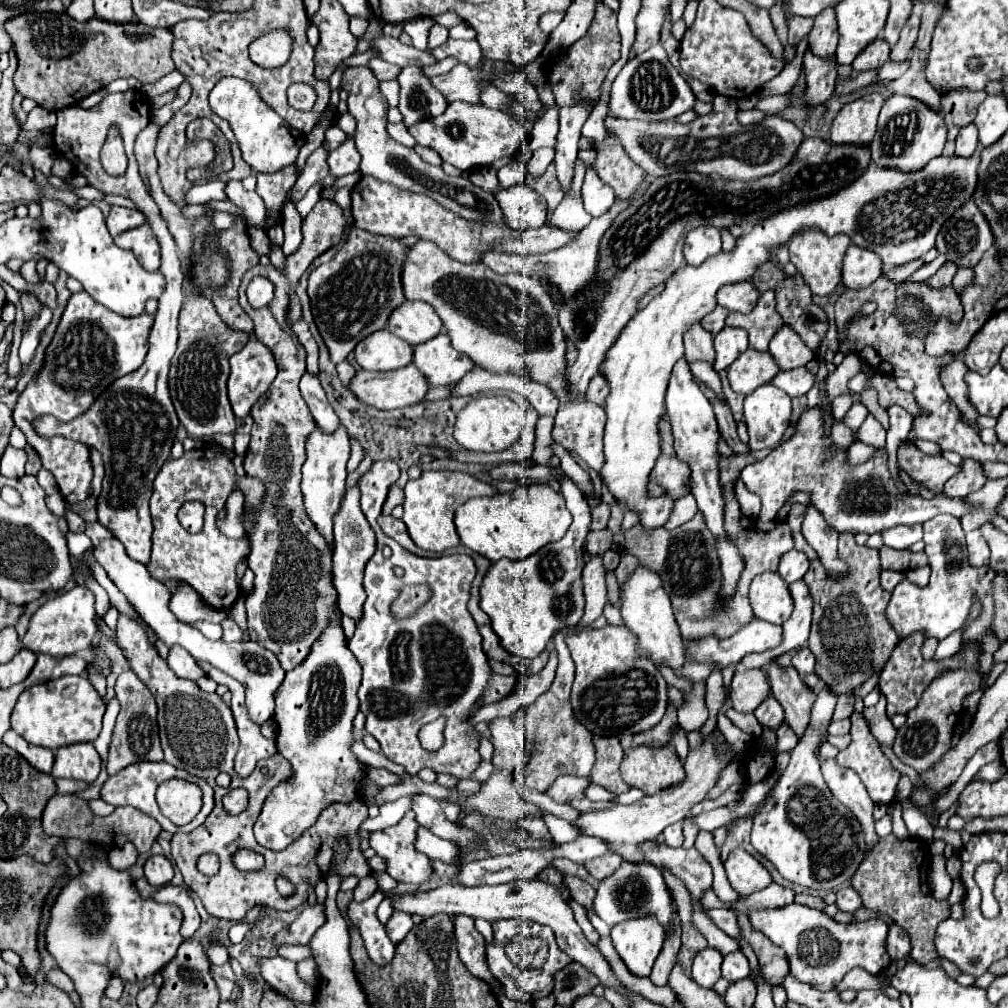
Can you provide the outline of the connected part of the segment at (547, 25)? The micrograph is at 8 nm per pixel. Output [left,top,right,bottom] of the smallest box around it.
[539,11,563,33]

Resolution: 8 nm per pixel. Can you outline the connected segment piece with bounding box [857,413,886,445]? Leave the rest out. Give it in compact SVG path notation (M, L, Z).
M869 413L858 430L857 440L870 445L870 434L886 434L886 430L875 417Z

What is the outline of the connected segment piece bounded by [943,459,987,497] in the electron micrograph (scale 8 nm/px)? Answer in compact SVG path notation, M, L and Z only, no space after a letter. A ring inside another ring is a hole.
M963 459L961 463L961 473L957 473L955 477L951 477L945 487L943 487L943 493L949 497L949 495L969 495L973 491L979 491L983 485L985 485L985 475L979 467L977 461L973 459Z

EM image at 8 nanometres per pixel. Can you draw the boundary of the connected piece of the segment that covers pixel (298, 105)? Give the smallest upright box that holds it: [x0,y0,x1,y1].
[287,83,316,111]

